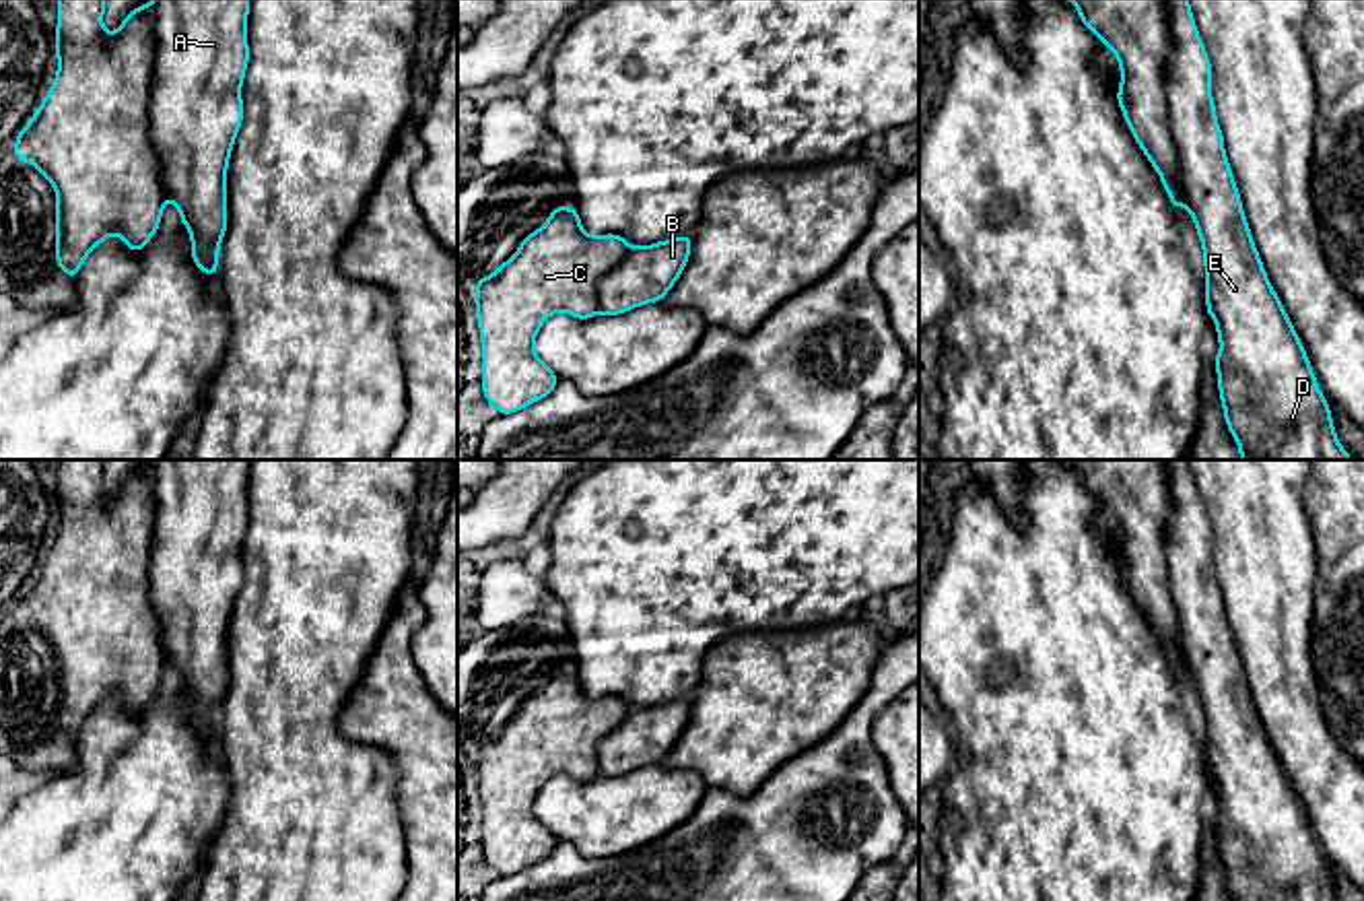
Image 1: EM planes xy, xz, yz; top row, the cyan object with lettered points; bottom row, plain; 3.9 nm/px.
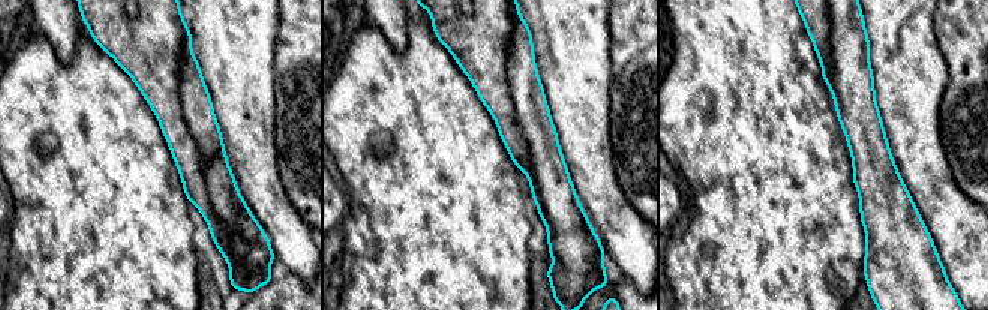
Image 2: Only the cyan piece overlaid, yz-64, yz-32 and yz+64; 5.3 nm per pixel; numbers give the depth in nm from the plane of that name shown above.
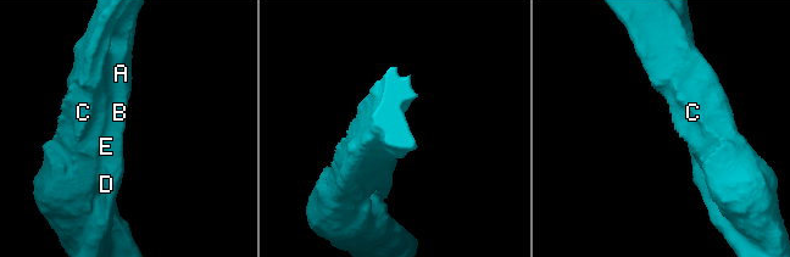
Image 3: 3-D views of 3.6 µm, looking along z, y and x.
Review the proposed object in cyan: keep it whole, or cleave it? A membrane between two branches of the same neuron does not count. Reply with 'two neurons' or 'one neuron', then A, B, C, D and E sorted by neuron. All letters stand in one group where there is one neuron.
two neurons; groups A B D E / C

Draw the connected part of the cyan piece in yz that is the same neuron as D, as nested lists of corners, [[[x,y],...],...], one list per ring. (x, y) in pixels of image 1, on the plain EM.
[[[1164,460],[1164,466],[1172,503],[1166,520],[1170,598],[1179,614],[1179,643],[1203,709],[1205,771],[1220,802],[1212,825],[1226,889],[1234,901],[1337,901],[1331,870],[1251,699],[1216,579],[1212,526],[1189,460]]]

